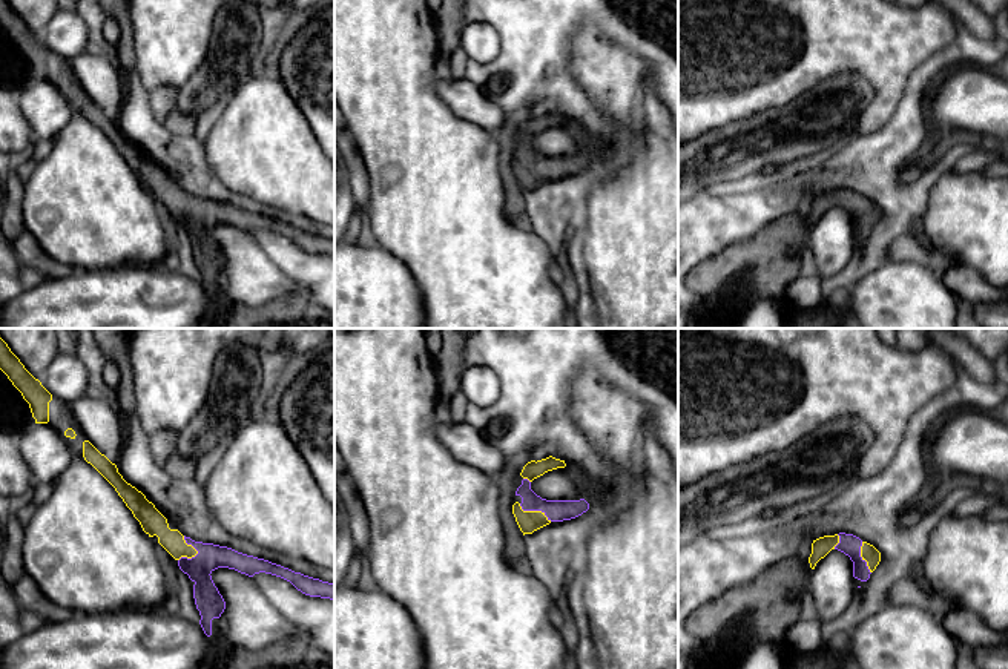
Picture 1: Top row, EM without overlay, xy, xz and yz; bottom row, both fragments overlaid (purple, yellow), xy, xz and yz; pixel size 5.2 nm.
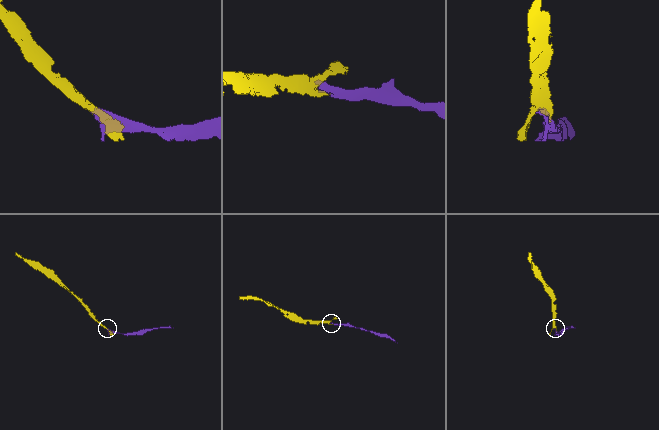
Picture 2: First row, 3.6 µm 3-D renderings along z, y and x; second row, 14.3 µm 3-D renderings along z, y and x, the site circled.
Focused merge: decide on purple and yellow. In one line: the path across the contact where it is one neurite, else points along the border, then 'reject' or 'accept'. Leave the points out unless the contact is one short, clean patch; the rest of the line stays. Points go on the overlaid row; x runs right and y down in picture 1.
way xy (207, 599), (198, 571), (198, 553), (187, 553), (172, 540); accept

